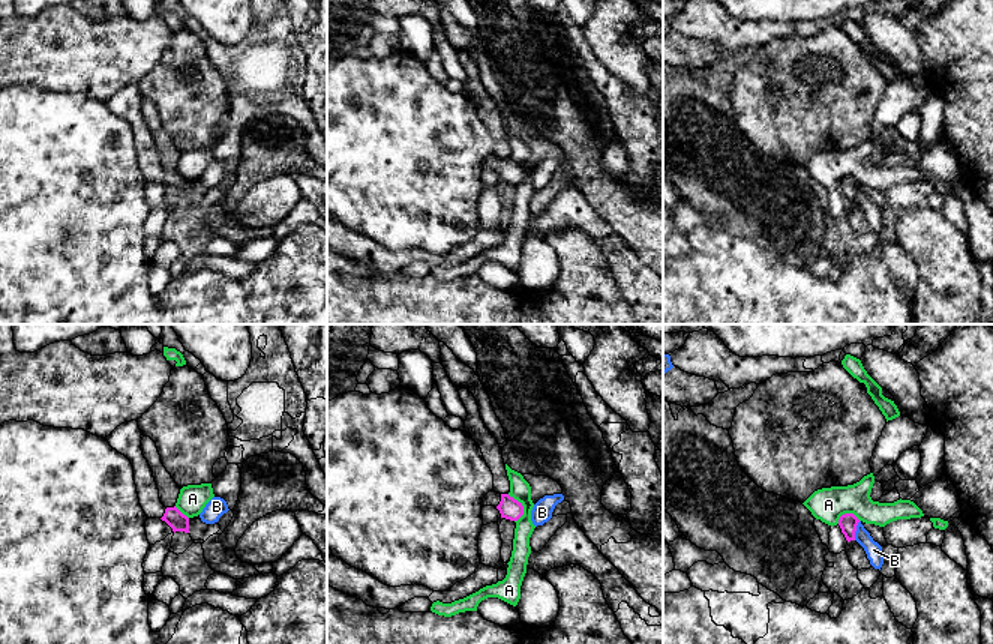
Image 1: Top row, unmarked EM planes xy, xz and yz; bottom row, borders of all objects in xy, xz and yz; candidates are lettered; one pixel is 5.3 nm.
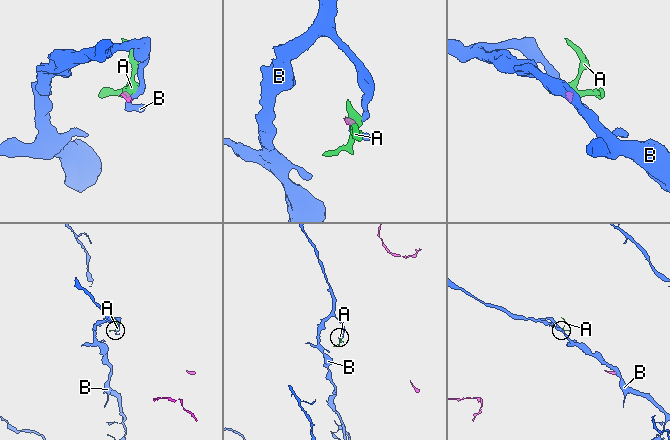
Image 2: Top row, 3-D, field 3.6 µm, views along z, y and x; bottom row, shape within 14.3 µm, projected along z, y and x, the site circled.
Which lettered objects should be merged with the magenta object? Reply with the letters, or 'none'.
none

